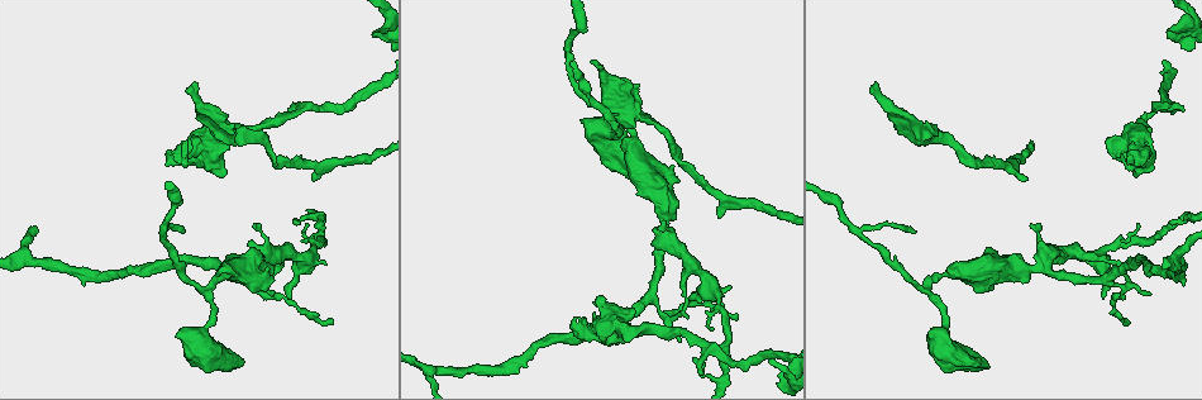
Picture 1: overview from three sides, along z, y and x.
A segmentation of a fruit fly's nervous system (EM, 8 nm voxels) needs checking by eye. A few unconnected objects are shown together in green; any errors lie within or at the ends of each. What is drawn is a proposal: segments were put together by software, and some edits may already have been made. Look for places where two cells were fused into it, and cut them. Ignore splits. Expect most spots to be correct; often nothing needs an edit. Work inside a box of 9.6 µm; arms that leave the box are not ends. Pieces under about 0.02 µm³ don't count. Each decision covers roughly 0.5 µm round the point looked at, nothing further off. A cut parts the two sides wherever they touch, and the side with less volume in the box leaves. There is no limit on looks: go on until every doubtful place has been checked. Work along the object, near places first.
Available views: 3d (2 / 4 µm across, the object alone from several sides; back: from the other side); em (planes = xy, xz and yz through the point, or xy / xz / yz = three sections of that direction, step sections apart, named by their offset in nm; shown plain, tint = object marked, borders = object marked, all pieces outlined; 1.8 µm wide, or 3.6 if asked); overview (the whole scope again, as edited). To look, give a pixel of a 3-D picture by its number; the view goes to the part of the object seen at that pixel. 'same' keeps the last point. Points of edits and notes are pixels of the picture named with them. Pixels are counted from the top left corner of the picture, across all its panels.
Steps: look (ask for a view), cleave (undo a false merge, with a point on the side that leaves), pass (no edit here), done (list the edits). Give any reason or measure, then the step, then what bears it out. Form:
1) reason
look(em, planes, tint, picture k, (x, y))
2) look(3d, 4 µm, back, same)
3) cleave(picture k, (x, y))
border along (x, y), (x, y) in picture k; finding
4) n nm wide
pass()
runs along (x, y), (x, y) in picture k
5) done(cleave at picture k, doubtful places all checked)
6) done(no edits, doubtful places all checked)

three-way junction
look(3d, 4 µm, back, picture 1, (610, 117))

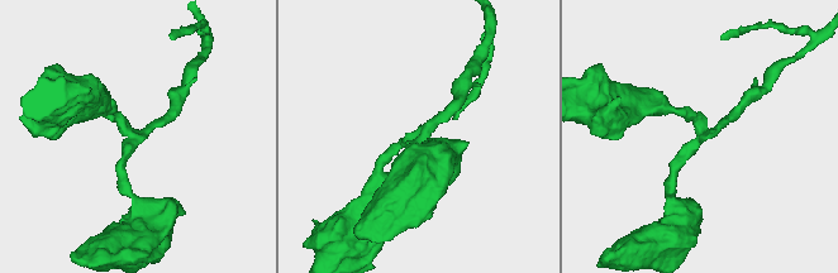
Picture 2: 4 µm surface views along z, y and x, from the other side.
3 arms; shape alone is not enough
look(em, planes, tint, picture 2, (134, 143))

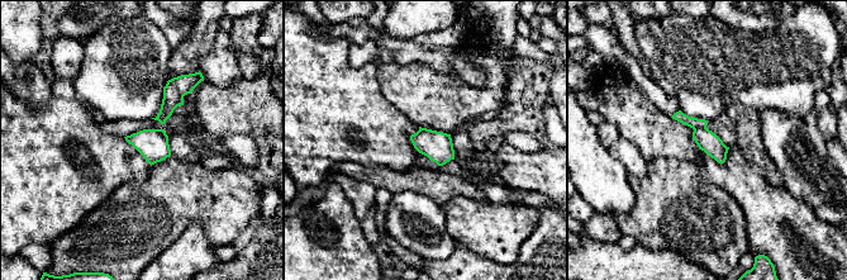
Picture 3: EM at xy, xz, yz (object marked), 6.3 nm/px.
cleave(picture 3, (707, 141))
border along (705, 127), (696, 127), (694, 129) in picture 3; two cells meet here

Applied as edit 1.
redraw
look(overview)

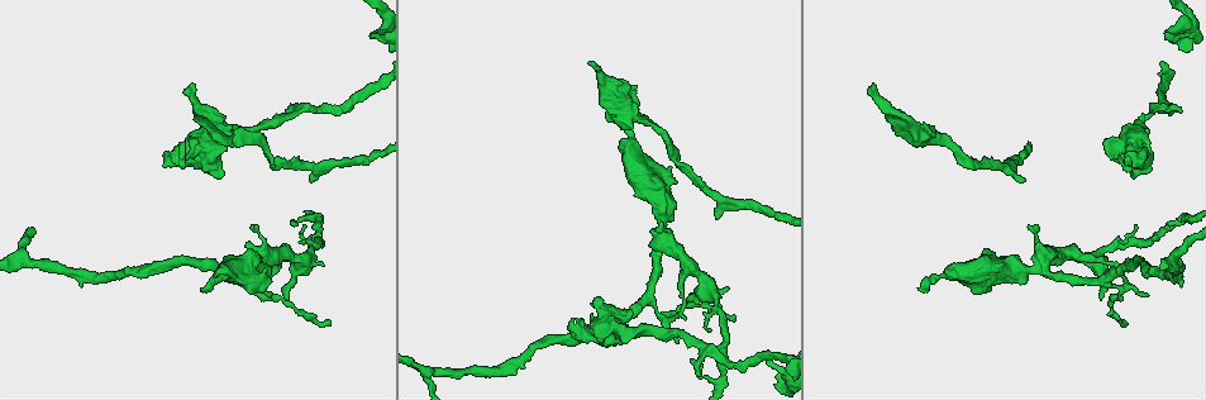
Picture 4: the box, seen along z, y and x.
thick turns thin
look(3d, 2 µm, picture 4, (604, 81))

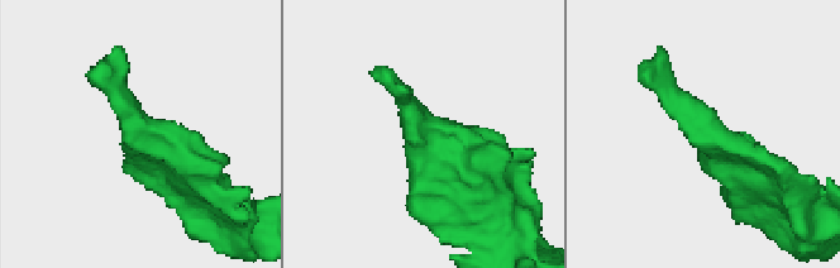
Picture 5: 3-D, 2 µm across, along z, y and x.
now the EM
look(em, planes, tint, picture 5, (434, 135))

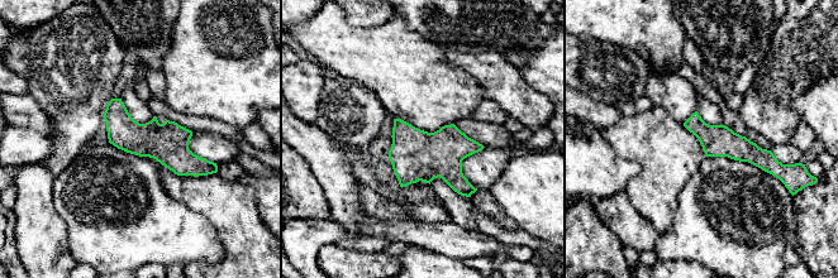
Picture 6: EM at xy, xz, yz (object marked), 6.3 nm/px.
pass()
runs along (109, 108), (141, 139), (210, 166) in picture 6; all the same cell

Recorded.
three-way junction
look(3d, 2 µm, picture 4, (1034, 272))

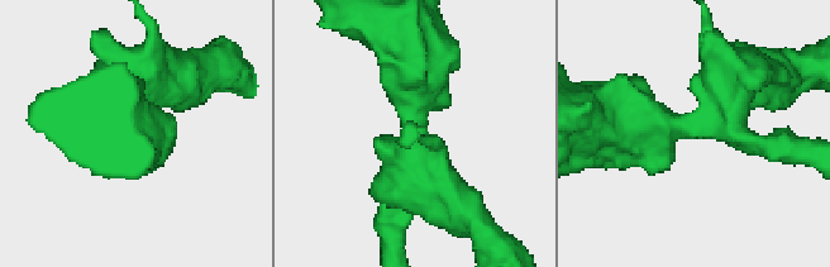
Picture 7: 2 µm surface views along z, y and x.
shape alone is not enough
look(em, xy, step 16, tint, picture 7, (695, 125))

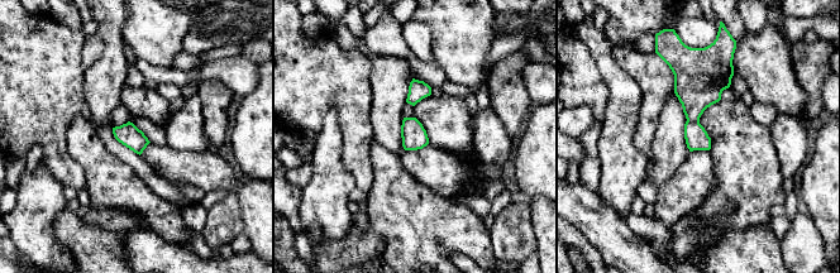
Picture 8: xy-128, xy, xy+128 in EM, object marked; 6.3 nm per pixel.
cleave(picture 8, (698, 84))
border along (687, 119), (698, 121) in picture 8; a second cell is stuck on

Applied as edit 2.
redraw
look(overview)

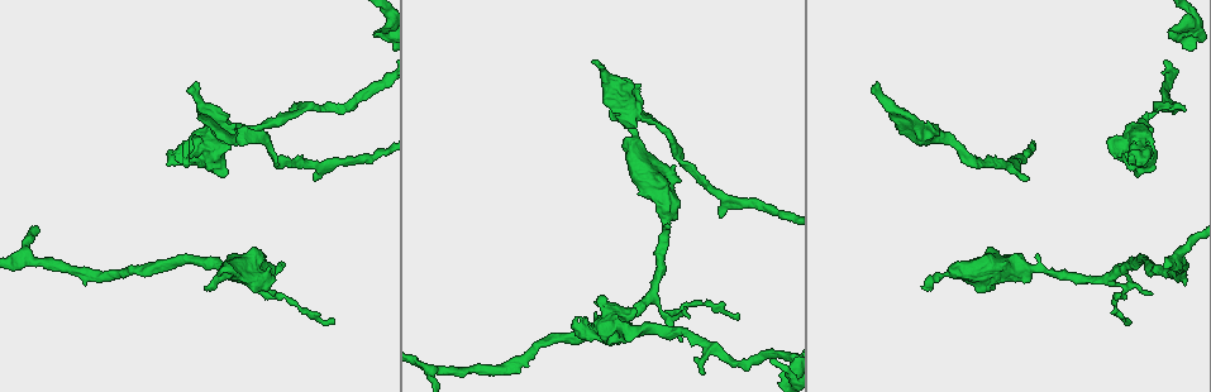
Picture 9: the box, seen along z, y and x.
arms part here
look(3d, 4 µm, picture 9, (1137, 142))

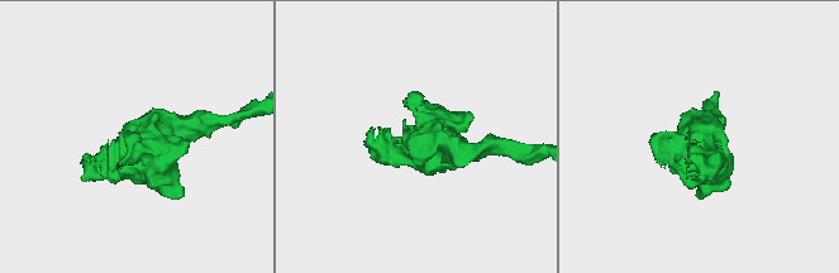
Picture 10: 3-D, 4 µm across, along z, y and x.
look(em, 3.6 µm, planes, tint, picture 10, (141, 140))

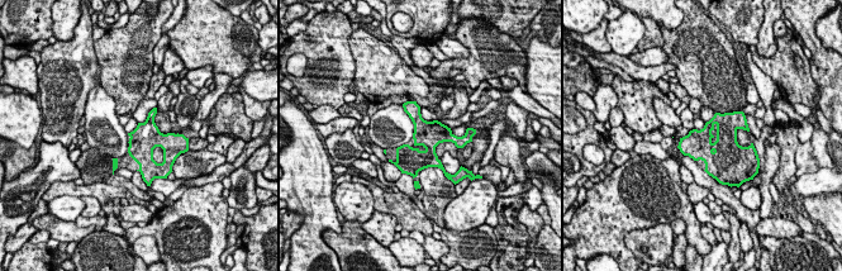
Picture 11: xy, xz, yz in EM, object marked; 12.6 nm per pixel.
360 nm wide
pass()
one cell here

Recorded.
done(cleave at picture 3, cleave at picture 8, doubtful places all checked)

